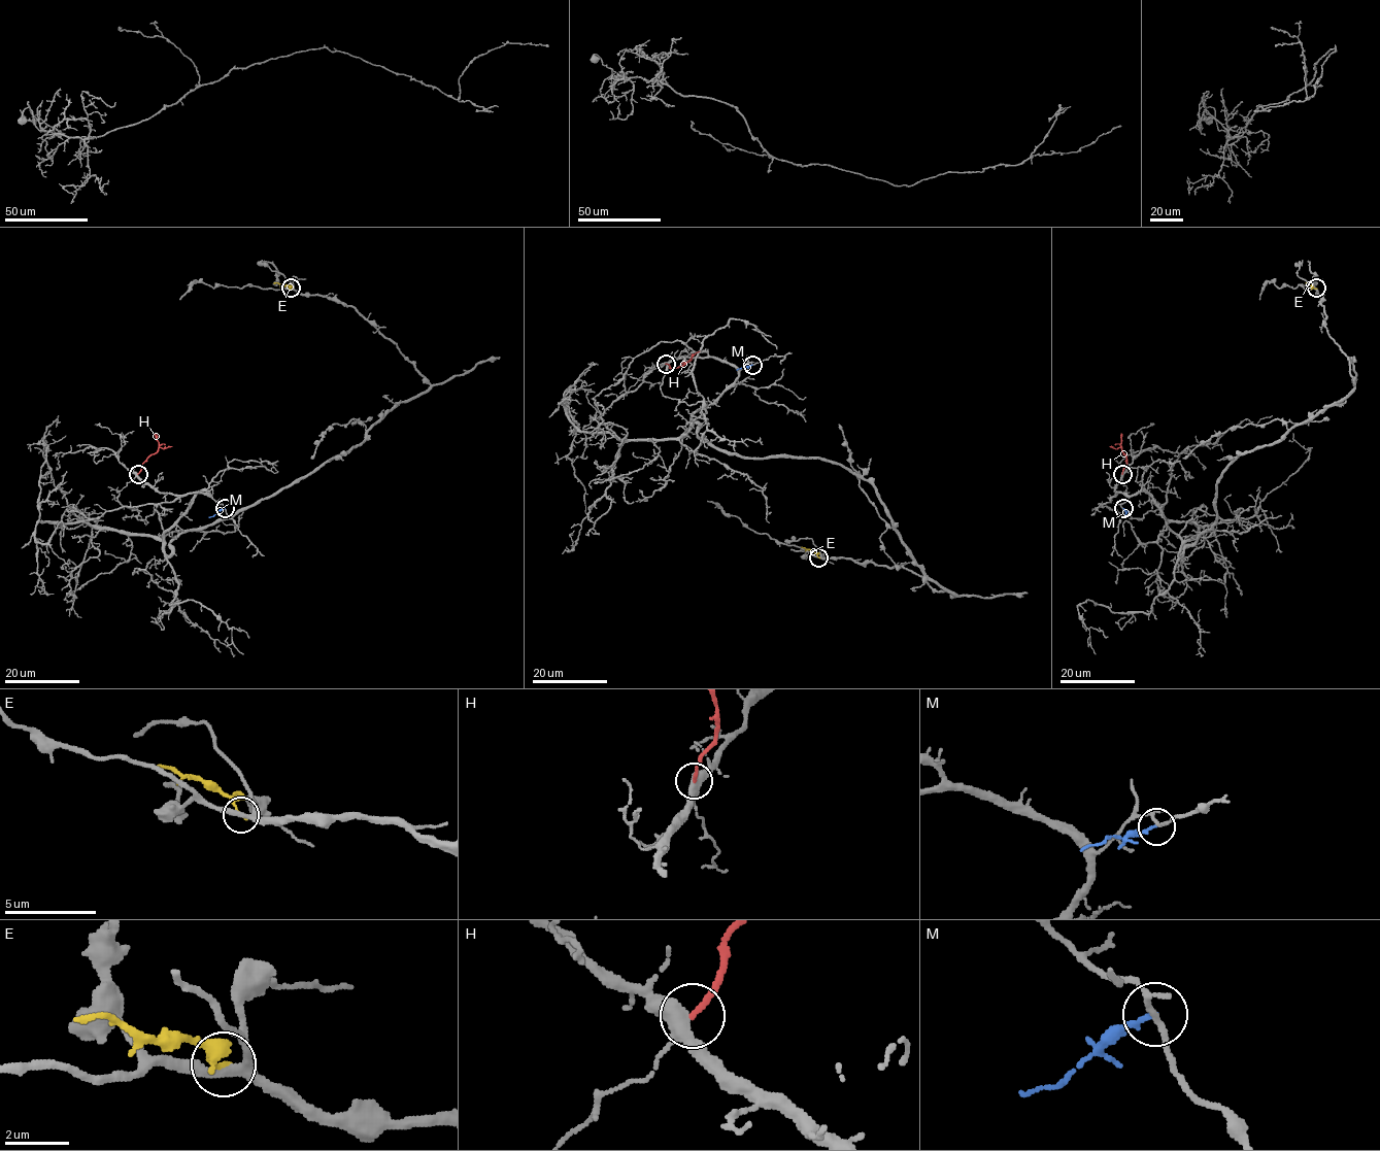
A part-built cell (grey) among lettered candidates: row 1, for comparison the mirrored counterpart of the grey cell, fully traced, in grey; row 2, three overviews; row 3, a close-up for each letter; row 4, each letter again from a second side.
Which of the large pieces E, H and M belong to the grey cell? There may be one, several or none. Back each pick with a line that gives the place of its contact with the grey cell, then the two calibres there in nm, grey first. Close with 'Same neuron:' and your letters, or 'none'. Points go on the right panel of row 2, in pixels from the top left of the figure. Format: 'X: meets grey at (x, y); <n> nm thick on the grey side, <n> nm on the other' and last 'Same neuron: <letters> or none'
H: meets grey at (1122, 474); 360 nm thick on the grey side, 160 nm on the other
Same neuron: H

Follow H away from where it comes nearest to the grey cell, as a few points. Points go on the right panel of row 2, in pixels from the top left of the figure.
H: (1122, 474), (1125, 455), (1120, 447), (1109, 446)

